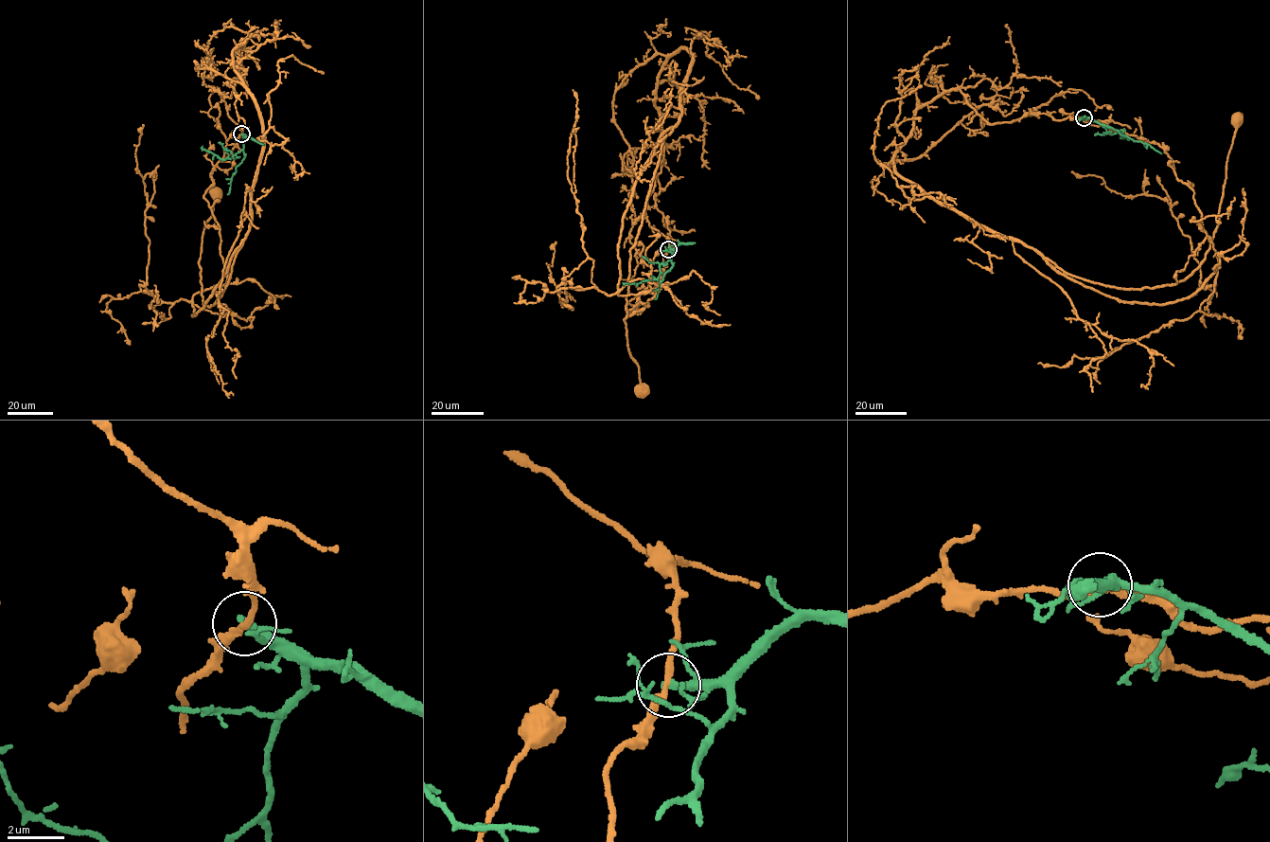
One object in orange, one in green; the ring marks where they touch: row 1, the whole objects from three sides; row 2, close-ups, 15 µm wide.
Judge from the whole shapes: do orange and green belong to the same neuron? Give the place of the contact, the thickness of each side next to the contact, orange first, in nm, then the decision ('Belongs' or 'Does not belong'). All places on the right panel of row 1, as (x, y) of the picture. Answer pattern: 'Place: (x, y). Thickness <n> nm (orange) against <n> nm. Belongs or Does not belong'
Place: (1084, 117). Thickness 200 nm (orange) against 320 nm. Does not belong

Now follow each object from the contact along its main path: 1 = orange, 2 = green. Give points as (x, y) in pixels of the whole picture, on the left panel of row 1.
1: (241, 134), (221, 94), (239, 45), (263, 151), (248, 232), (210, 307), (199, 260), (216, 193)
2: (241, 134), (246, 137), (243, 144), (244, 157), (236, 168), (227, 194)

